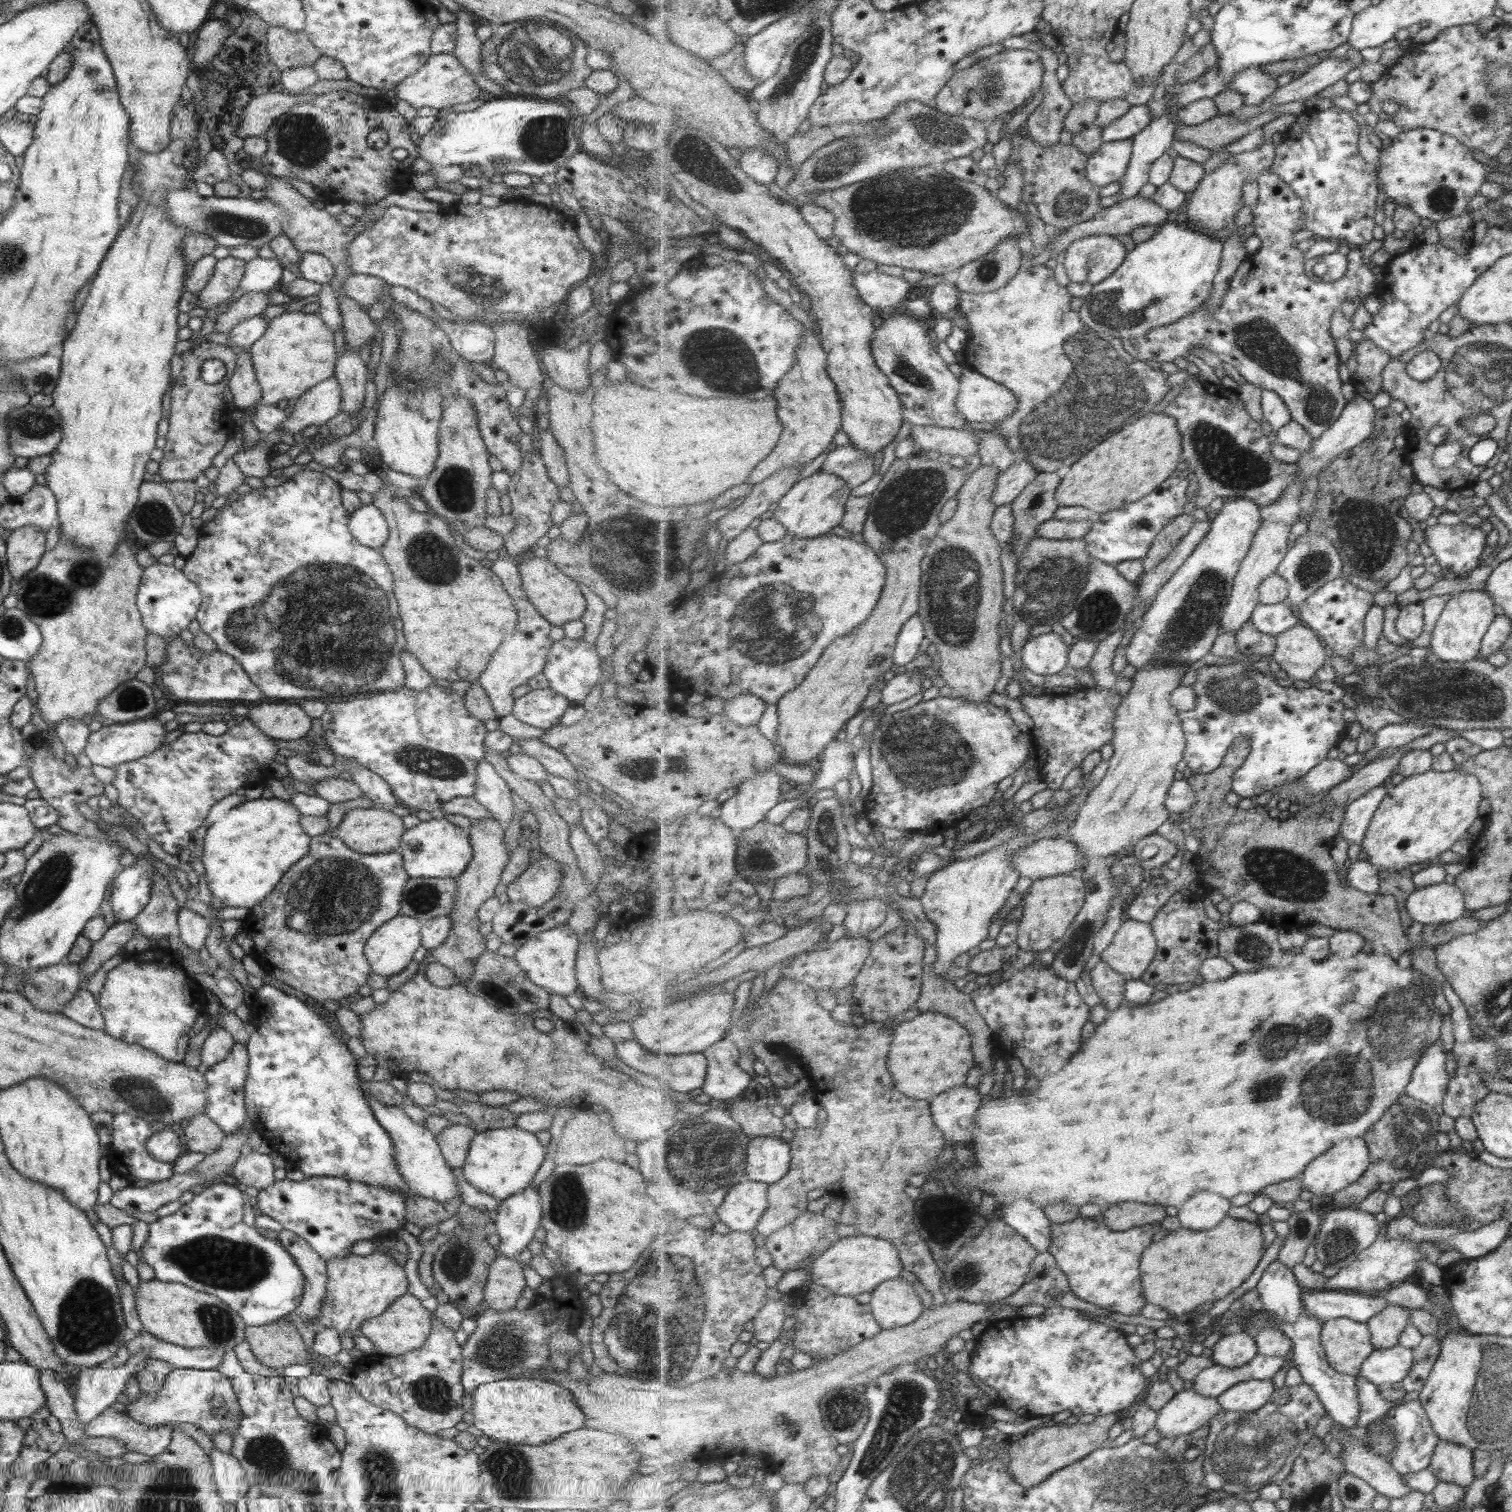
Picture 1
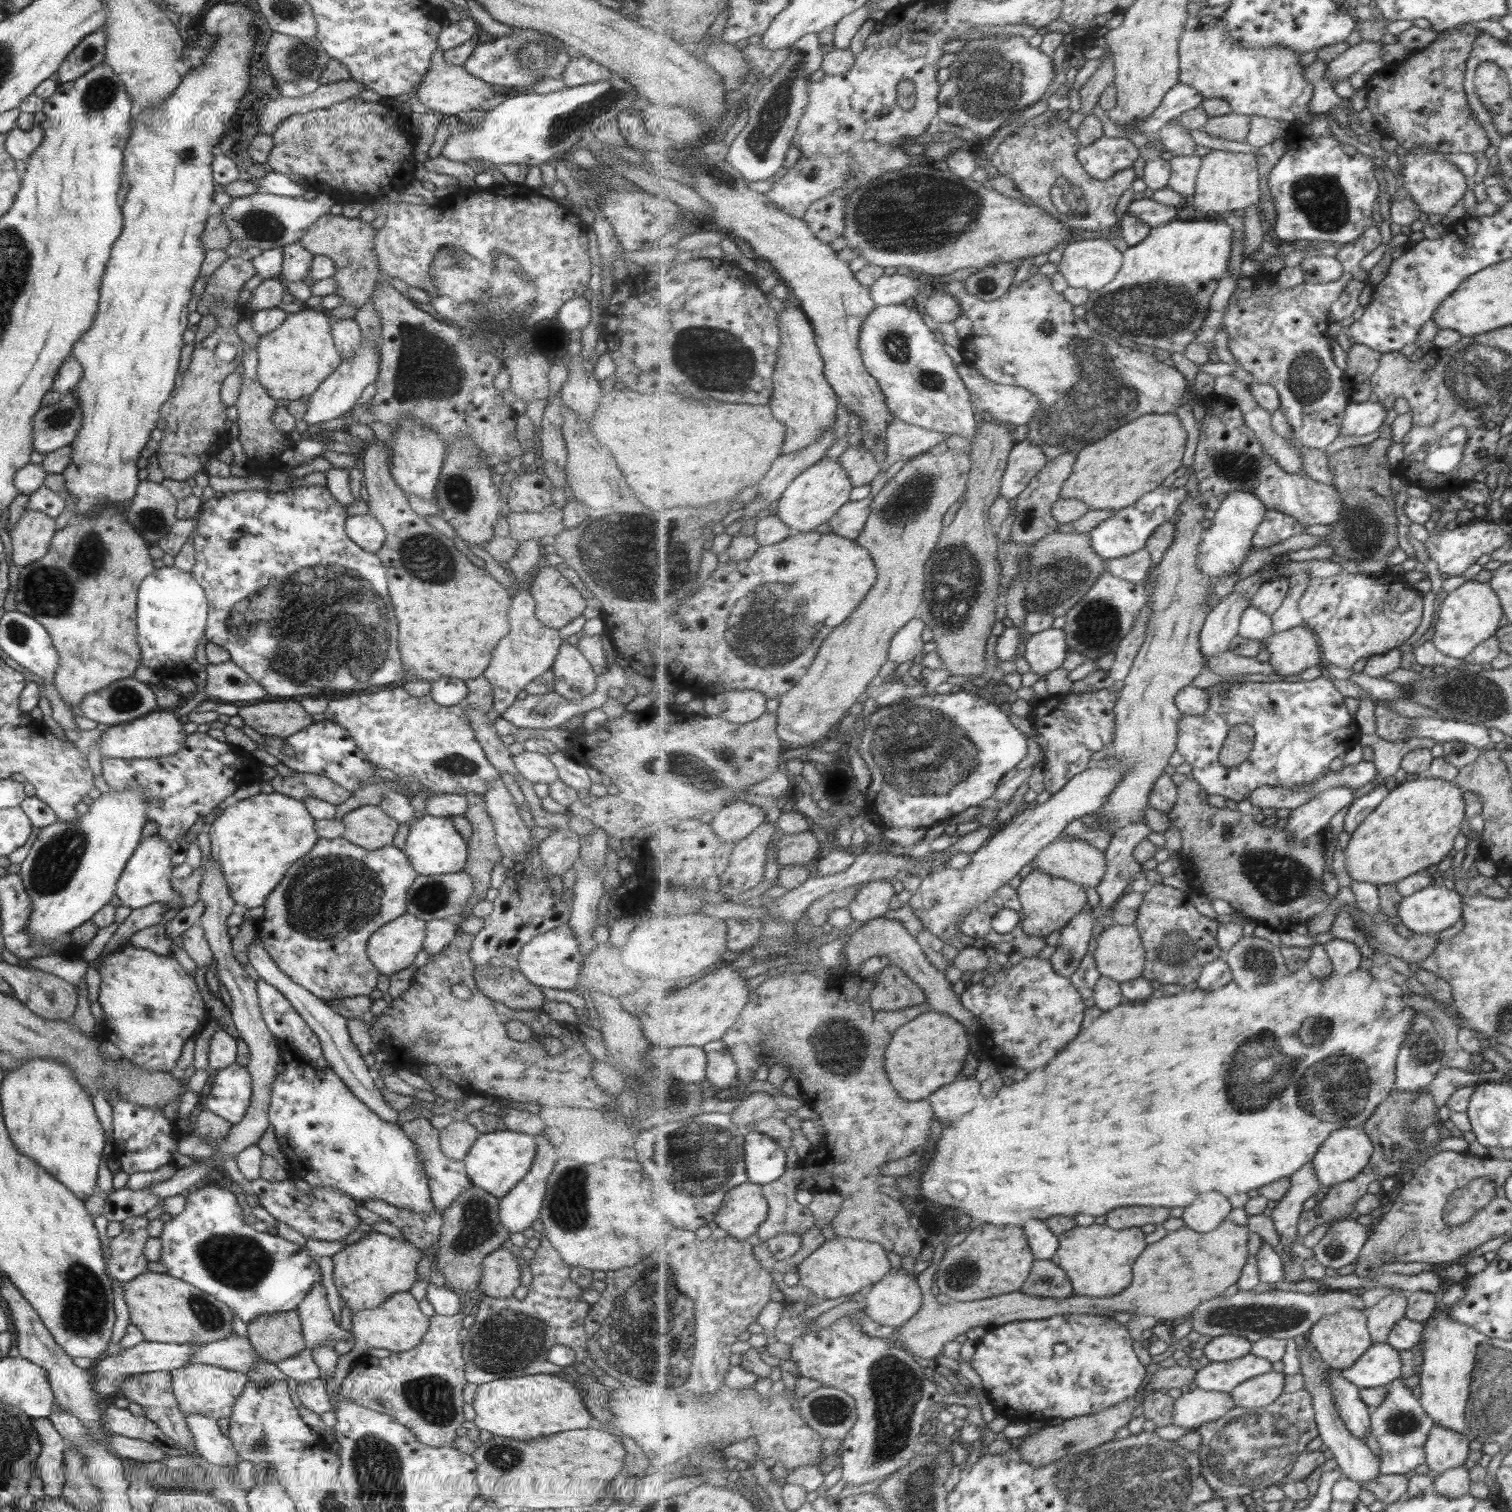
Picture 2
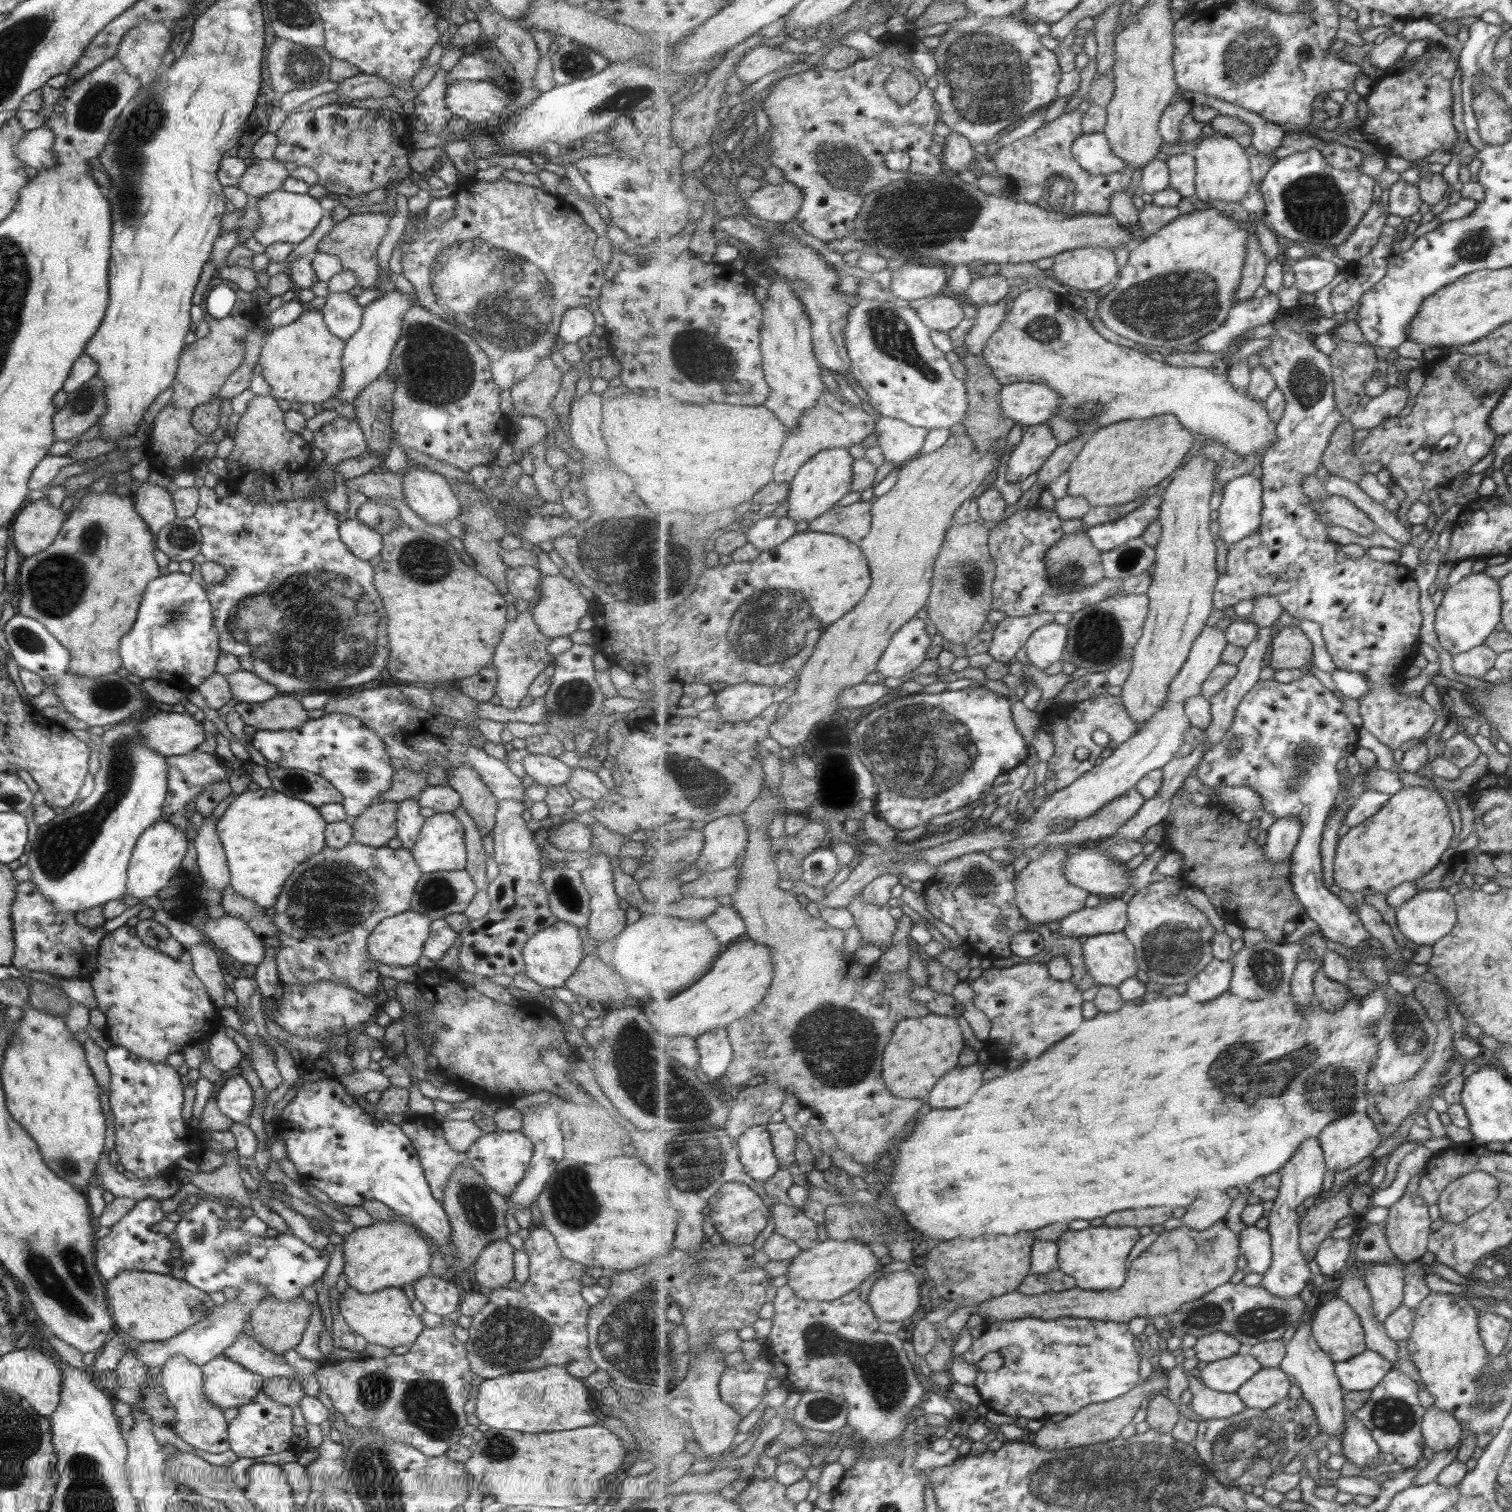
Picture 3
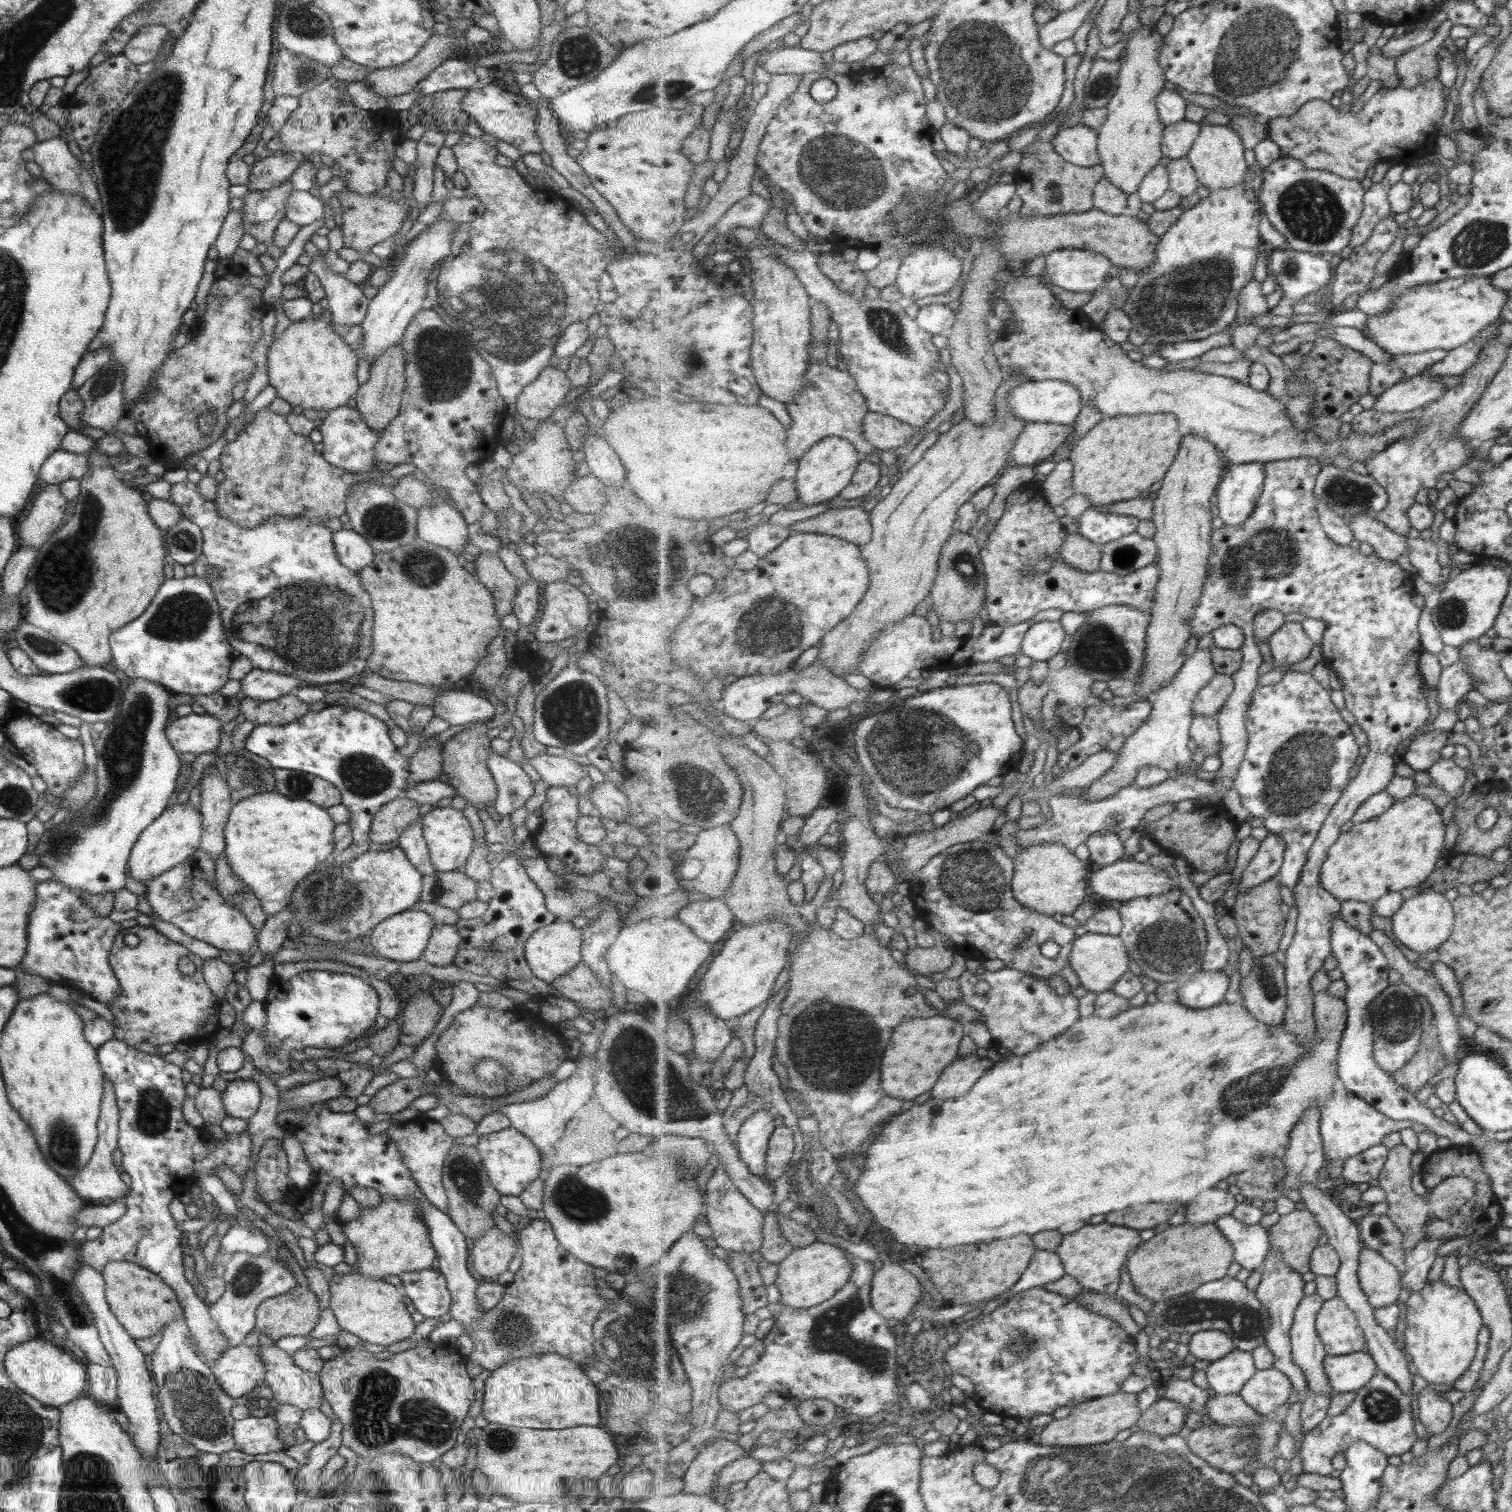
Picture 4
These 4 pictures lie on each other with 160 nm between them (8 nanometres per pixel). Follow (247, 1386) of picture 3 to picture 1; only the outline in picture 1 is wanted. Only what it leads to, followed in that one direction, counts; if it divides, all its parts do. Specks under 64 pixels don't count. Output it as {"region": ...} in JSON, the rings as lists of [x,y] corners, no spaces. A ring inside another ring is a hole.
{"region":[[[173,1369],[165,1377],[158,1394],[139,1394],[137,1401],[129,1403],[123,1413],[147,1426],[173,1426],[175,1422],[189,1422],[208,1437],[220,1430],[229,1432],[232,1436],[238,1430],[242,1417],[230,1380],[217,1369]]]}

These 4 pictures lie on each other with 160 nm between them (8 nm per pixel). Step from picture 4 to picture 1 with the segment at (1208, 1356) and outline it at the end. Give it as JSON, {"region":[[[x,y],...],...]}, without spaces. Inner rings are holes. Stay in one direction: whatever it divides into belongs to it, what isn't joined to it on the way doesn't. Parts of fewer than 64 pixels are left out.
{"region":[[[1245,1331],[1221,1336],[1212,1349],[1212,1358],[1216,1364],[1228,1367],[1246,1365],[1258,1354],[1256,1338]]]}

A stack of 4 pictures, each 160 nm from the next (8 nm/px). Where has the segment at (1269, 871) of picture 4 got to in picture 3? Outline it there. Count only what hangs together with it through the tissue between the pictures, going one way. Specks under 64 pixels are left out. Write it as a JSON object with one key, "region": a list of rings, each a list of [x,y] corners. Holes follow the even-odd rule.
{"region":[[[1296,816],[1276,819],[1267,829],[1266,860],[1283,862],[1291,858],[1303,832],[1302,820]]]}

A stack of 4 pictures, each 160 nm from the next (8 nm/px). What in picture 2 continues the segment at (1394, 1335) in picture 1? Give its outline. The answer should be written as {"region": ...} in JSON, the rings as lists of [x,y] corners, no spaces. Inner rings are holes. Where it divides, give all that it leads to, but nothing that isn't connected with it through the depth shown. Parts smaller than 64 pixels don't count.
{"region":[[[1391,1293],[1367,1310],[1368,1326],[1375,1342],[1386,1342],[1394,1326],[1406,1317],[1408,1305],[1406,1296]]]}

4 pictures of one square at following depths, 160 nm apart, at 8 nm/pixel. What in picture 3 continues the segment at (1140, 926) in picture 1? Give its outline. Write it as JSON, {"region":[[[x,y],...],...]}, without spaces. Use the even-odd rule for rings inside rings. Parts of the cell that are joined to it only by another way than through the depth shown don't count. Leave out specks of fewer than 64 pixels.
{"region":[[[1124,932],[1090,936],[1083,950],[1087,968],[1099,986],[1119,988],[1140,969],[1135,945]]]}

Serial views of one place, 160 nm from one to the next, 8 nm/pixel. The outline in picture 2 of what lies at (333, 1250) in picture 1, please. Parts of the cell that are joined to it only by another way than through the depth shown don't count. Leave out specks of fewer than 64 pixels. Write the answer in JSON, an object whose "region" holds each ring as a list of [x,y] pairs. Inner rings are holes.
{"region":[[[290,1177],[281,1182],[253,1179],[250,1180],[250,1188],[257,1196],[259,1206],[263,1207],[275,1220],[284,1222],[296,1233],[302,1234],[305,1239],[314,1238],[327,1240],[327,1242],[341,1241],[360,1222],[360,1219],[355,1216],[355,1210],[358,1206],[362,1206],[362,1202],[355,1202],[343,1192],[328,1186],[325,1188],[313,1186],[313,1193],[305,1195],[295,1189]]]}

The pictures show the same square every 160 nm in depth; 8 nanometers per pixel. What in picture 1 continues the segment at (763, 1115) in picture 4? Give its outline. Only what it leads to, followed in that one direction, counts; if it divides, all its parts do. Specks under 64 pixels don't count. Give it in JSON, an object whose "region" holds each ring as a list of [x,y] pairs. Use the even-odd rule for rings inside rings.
{"region":[[[781,1137],[751,1138],[747,1147],[746,1173],[750,1180],[775,1184],[791,1166],[791,1146]]]}

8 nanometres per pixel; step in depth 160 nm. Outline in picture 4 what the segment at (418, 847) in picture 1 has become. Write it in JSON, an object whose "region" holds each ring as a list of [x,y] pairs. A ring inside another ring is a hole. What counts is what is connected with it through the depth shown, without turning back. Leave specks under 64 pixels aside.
{"region":[[[451,807],[424,809],[419,817],[422,837],[426,840],[432,867],[439,872],[463,868],[474,843],[474,832],[461,810]]]}

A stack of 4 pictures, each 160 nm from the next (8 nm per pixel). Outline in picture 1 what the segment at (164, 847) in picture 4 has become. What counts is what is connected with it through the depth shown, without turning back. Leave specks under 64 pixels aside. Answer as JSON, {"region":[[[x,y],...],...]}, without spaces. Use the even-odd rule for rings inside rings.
{"region":[[[145,857],[121,868],[111,883],[110,906],[117,922],[133,918],[148,903],[153,865]]]}

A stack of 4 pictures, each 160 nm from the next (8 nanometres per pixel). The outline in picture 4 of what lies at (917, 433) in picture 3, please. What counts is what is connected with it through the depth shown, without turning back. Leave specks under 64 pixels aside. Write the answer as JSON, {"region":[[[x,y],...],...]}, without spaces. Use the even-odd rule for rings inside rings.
{"region":[[[873,411],[867,413],[863,428],[866,439],[876,446],[877,451],[891,451],[899,446],[905,446],[916,431],[908,422]]]}

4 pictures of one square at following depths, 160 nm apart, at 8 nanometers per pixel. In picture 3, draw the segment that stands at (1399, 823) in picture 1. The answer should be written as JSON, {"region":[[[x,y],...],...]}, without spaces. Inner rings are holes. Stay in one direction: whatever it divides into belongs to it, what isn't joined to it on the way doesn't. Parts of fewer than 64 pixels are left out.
{"region":[[[1403,788],[1377,814],[1352,827],[1338,841],[1334,882],[1355,897],[1388,894],[1406,882],[1418,881],[1441,863],[1445,850],[1455,842],[1455,814],[1437,788]]]}

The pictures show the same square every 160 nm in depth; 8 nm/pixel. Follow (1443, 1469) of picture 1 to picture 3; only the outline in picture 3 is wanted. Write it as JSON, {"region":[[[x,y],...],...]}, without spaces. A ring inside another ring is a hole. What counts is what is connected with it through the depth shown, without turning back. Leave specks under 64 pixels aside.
{"region":[[[1430,1406],[1424,1414],[1422,1433],[1426,1445],[1435,1452],[1446,1451],[1458,1446],[1462,1440],[1462,1429],[1450,1412]]]}

